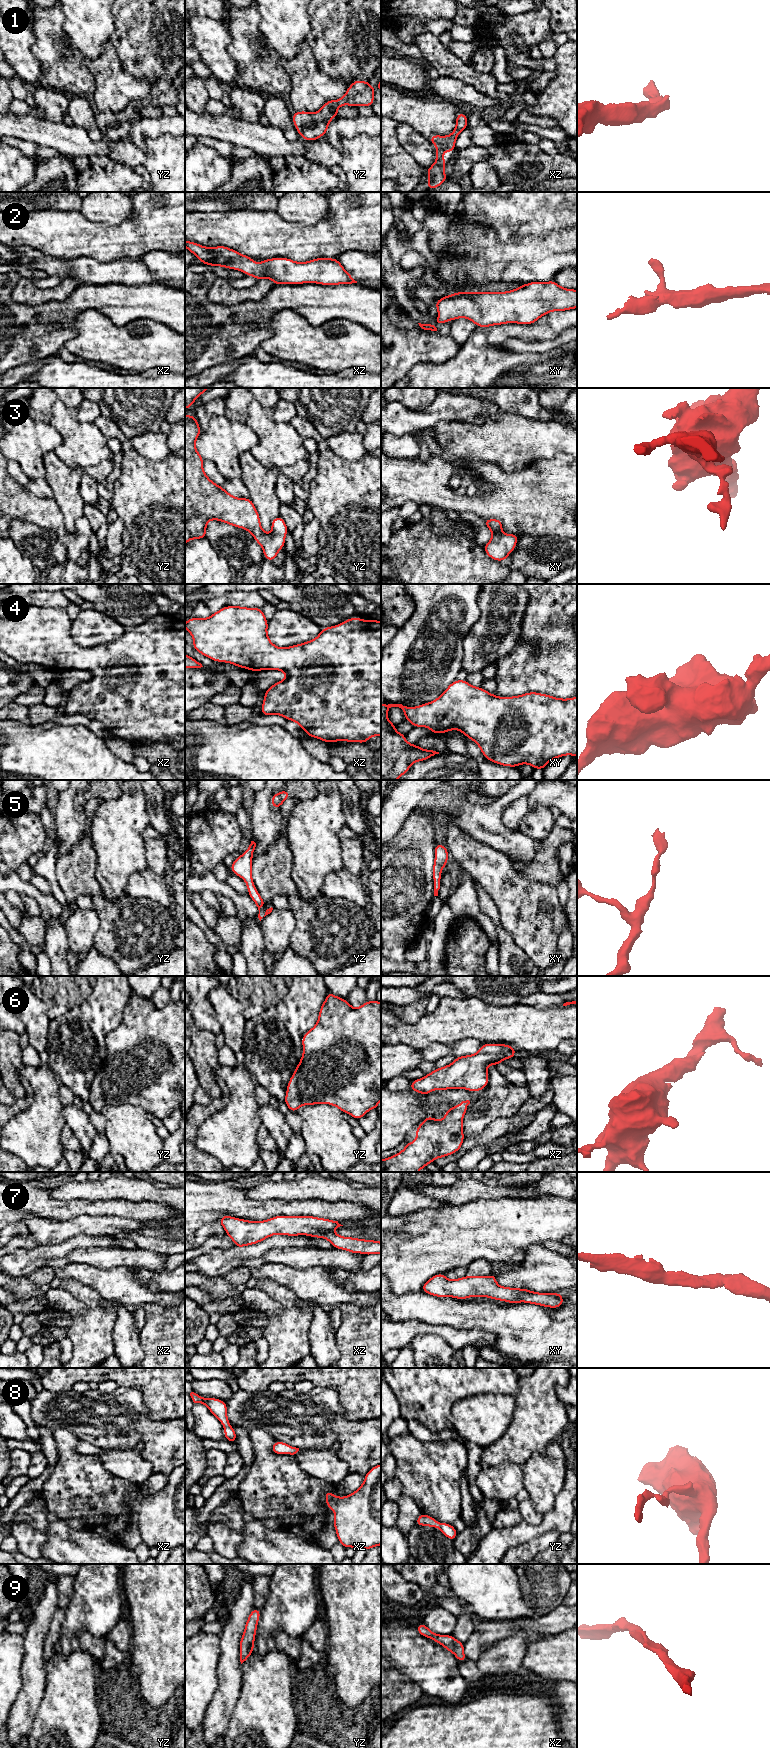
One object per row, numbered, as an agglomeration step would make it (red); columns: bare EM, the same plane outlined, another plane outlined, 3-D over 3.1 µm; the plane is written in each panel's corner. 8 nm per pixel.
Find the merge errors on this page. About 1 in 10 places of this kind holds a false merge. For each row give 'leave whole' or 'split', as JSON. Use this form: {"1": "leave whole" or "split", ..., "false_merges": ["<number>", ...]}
{"1": "leave whole", "2": "leave whole", "3": "leave whole", "4": "leave whole", "5": "leave whole", "6": "leave whole", "7": "leave whole", "8": "leave whole", "9": "leave whole", "false_merges": []}

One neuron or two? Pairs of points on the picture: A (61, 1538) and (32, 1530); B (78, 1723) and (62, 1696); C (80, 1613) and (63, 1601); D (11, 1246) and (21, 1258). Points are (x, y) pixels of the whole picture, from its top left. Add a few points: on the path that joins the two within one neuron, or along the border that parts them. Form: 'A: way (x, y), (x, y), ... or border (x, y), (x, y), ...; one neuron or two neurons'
A: border (46, 1534), (46, 1540), (41, 1547), (40, 1553); two neurons
B: way (71, 1716), (69, 1714), (69, 1703); one neuron
C: border (74, 1581), (71, 1600), (64, 1609); two neurons
D: border (38, 1245), (32, 1248), (18, 1247), (10, 1254); two neurons

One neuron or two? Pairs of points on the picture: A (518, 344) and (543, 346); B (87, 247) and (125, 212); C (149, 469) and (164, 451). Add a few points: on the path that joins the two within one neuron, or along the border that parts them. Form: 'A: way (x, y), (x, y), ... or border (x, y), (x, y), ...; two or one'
A: way (524, 346), (537, 346); one
B: border (133, 215), (113, 225), (91, 222), (88, 219); two
C: border (135, 450), (151, 460), (163, 460), (171, 452); two

